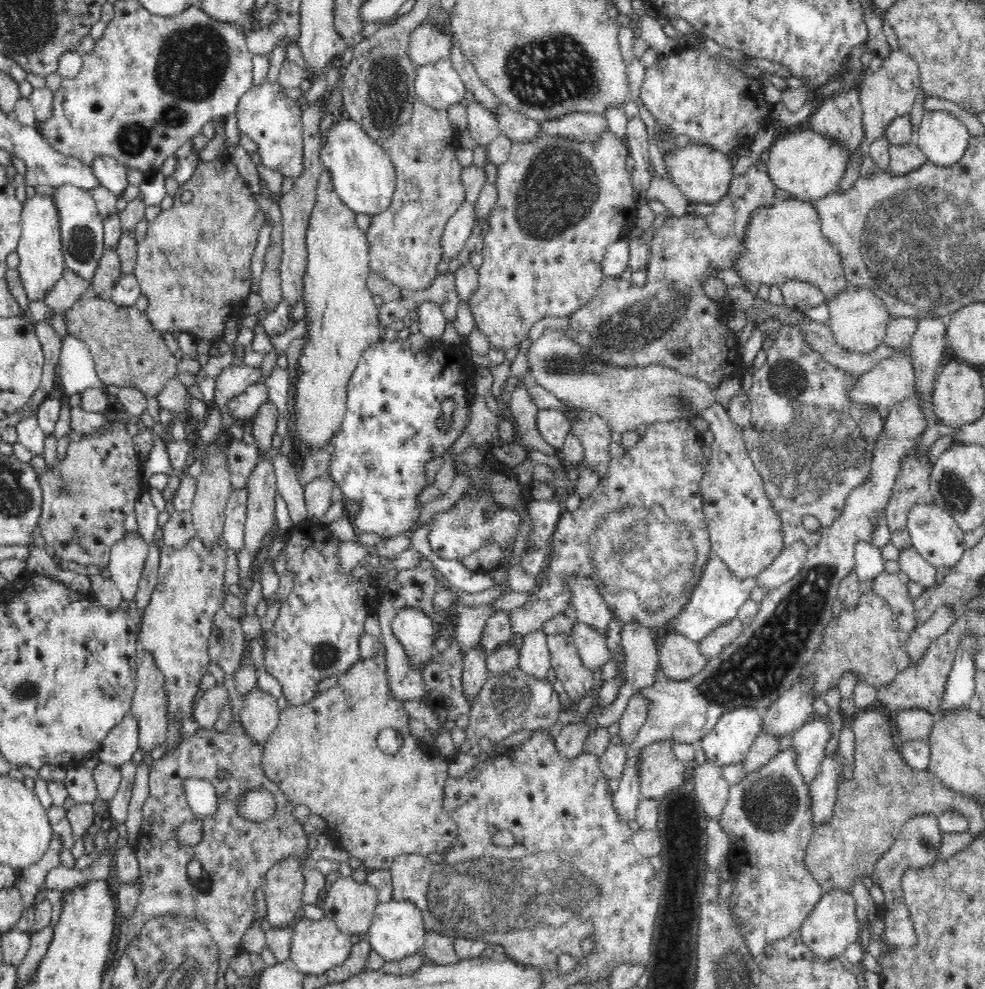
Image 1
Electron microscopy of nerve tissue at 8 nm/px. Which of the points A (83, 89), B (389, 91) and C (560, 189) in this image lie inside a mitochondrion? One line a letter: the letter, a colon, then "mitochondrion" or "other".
A: other
B: mitochondrion
C: mitochondrion

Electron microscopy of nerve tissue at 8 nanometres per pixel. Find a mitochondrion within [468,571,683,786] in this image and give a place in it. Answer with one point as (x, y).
(501, 688)

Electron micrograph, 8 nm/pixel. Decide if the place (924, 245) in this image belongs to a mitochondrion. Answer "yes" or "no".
yes

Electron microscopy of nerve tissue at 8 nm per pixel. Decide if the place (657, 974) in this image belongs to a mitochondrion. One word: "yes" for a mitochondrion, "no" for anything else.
no

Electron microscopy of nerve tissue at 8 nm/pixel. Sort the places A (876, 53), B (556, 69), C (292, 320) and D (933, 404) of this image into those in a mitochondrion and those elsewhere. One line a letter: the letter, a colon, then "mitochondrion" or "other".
A: other
B: mitochondrion
C: other
D: other

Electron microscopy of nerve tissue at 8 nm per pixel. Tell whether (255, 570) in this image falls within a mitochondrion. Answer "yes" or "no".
no

